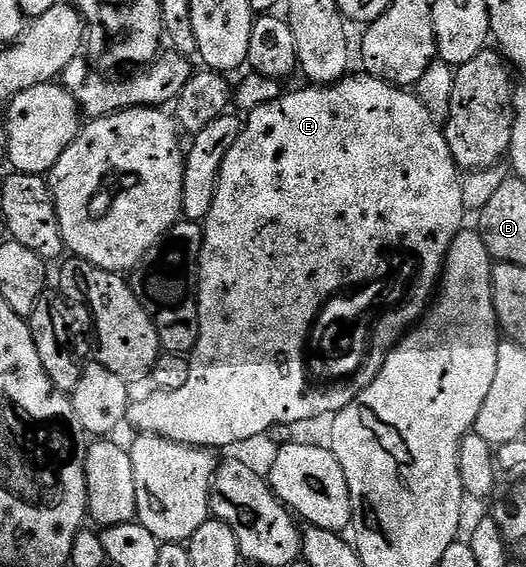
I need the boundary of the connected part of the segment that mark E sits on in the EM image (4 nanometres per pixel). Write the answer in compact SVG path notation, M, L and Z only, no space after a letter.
M366 72L352 73L344 76L331 86L308 85L308 90L285 92L273 104L261 104L261 108L250 111L243 122L241 136L237 136L237 144L229 148L229 156L225 156L225 164L221 164L219 183L213 196L213 208L209 208L209 216L202 222L203 247L199 253L199 339L189 355L189 381L177 392L155 390L148 398L132 401L127 407L127 422L139 434L155 434L159 438L168 438L171 442L180 442L186 446L235 446L238 442L247 442L250 438L259 438L266 430L274 426L291 426L294 422L307 422L310 418L323 418L339 414L357 396L362 388L359 386L343 386L343 390L327 390L327 394L311 394L307 386L303 386L303 366L299 366L299 346L303 346L303 334L307 334L307 322L311 322L311 314L315 314L315 306L335 290L335 286L347 286L347 282L359 282L359 278L371 278L375 270L379 270L379 250L383 246L395 246L395 242L403 242L403 246L415 246L423 258L427 258L427 266L443 266L447 258L449 244L464 229L463 214L463 179L459 165L453 160L453 152L449 152L447 136L442 125L439 126L436 115L428 103L420 100L418 93L407 88L390 86L385 80L374 78Z

